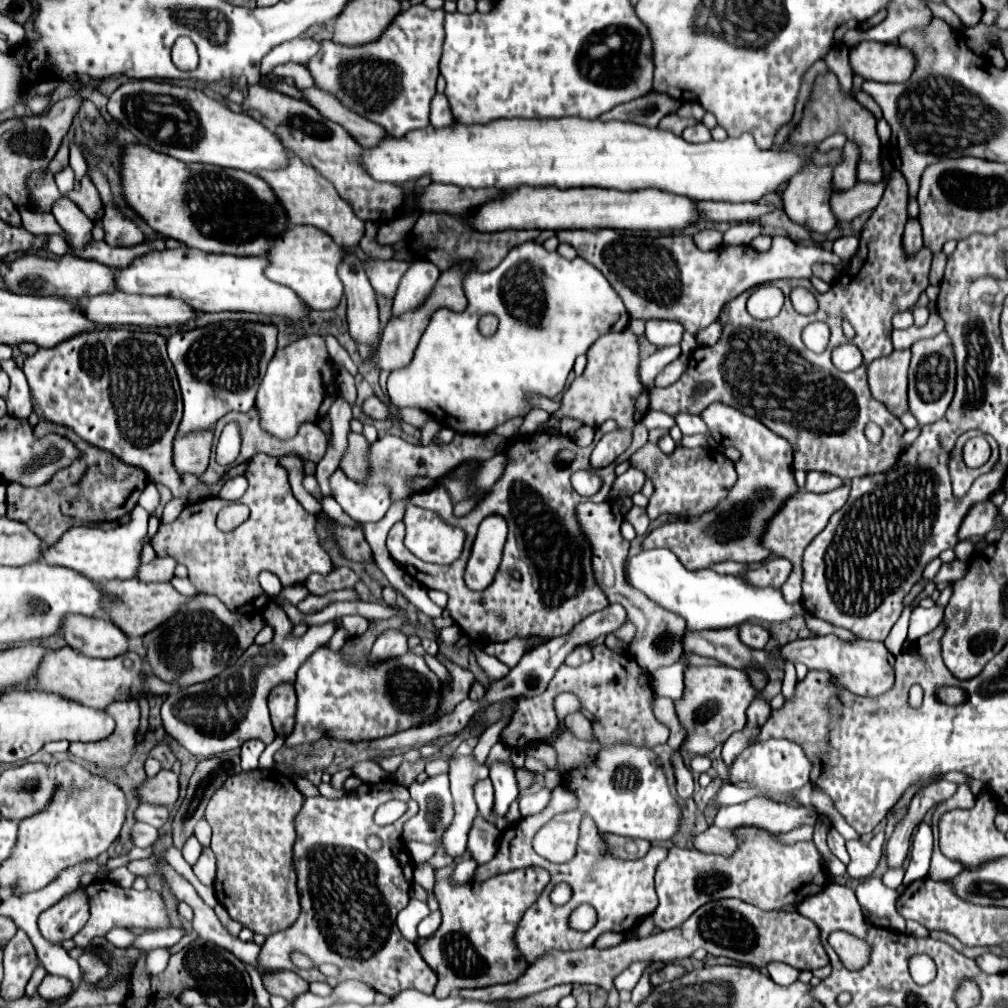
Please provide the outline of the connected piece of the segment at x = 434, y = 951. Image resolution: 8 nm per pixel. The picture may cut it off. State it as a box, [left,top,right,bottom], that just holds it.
[416,867,548,997]

